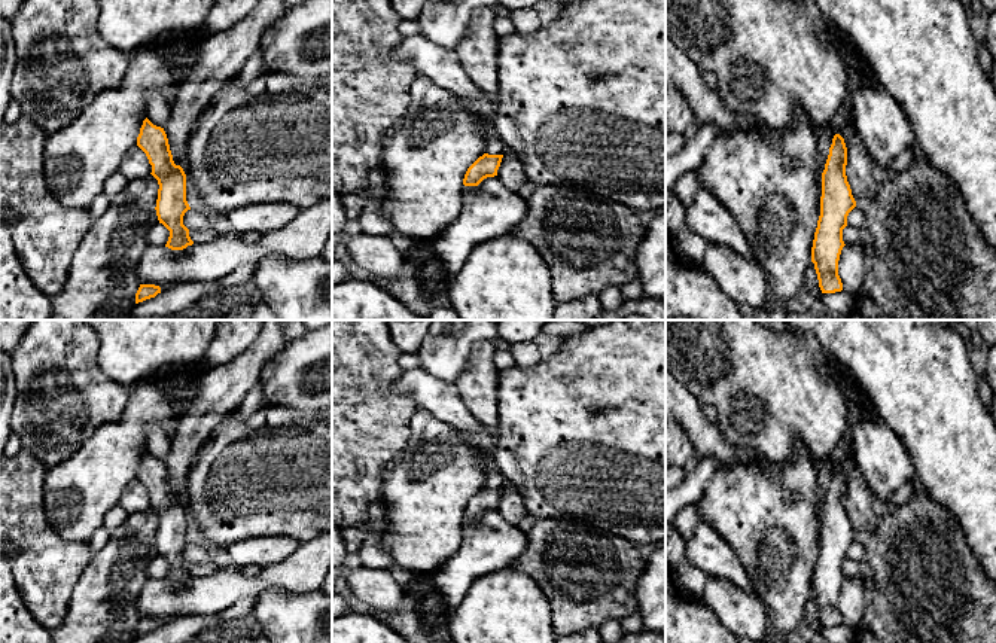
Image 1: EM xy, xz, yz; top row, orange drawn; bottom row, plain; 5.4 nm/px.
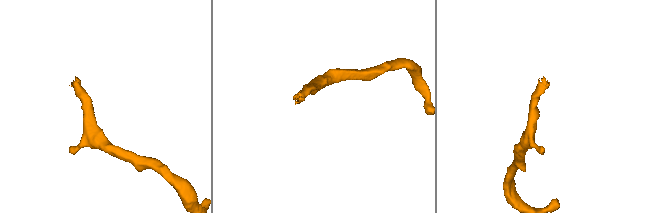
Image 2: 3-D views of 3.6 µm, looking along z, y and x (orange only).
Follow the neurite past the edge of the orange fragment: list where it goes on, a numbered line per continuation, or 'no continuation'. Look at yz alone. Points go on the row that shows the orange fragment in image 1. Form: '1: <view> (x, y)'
no continuation

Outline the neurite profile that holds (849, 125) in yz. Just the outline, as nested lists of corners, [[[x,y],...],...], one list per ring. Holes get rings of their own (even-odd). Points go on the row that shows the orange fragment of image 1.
[[[855,110],[850,112],[847,121],[837,134],[844,138],[847,147],[846,176],[855,201],[871,196],[877,188],[872,176],[874,164],[859,132],[856,131]]]

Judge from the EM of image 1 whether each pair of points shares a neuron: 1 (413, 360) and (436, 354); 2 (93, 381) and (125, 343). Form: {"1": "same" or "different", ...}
{"1": "different", "2": "different"}

